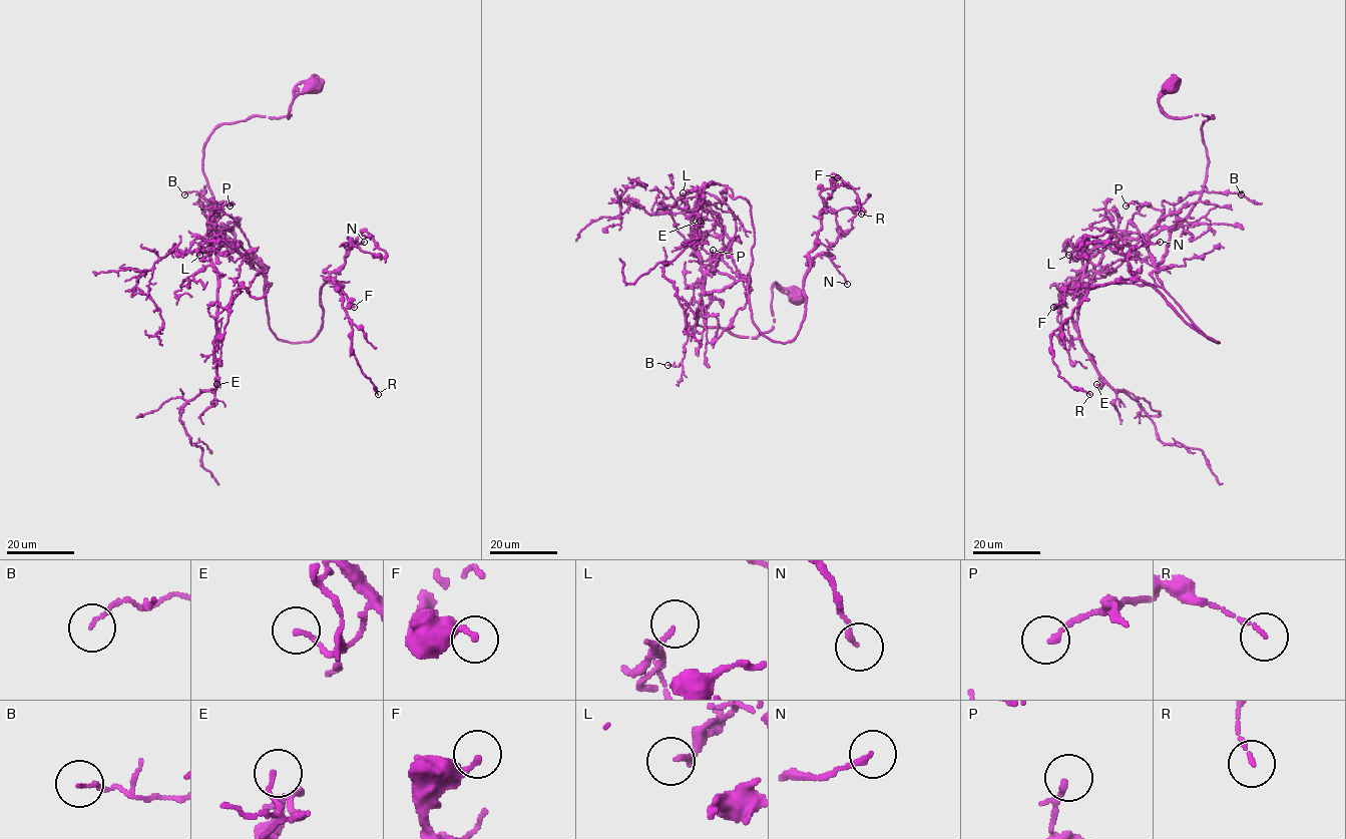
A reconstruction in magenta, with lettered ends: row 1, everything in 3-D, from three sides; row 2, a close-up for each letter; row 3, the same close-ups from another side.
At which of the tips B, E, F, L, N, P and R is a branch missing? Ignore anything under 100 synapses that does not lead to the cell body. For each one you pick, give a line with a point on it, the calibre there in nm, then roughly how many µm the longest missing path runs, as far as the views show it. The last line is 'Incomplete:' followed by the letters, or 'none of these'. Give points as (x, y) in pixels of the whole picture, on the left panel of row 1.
Incomplete: none of these

